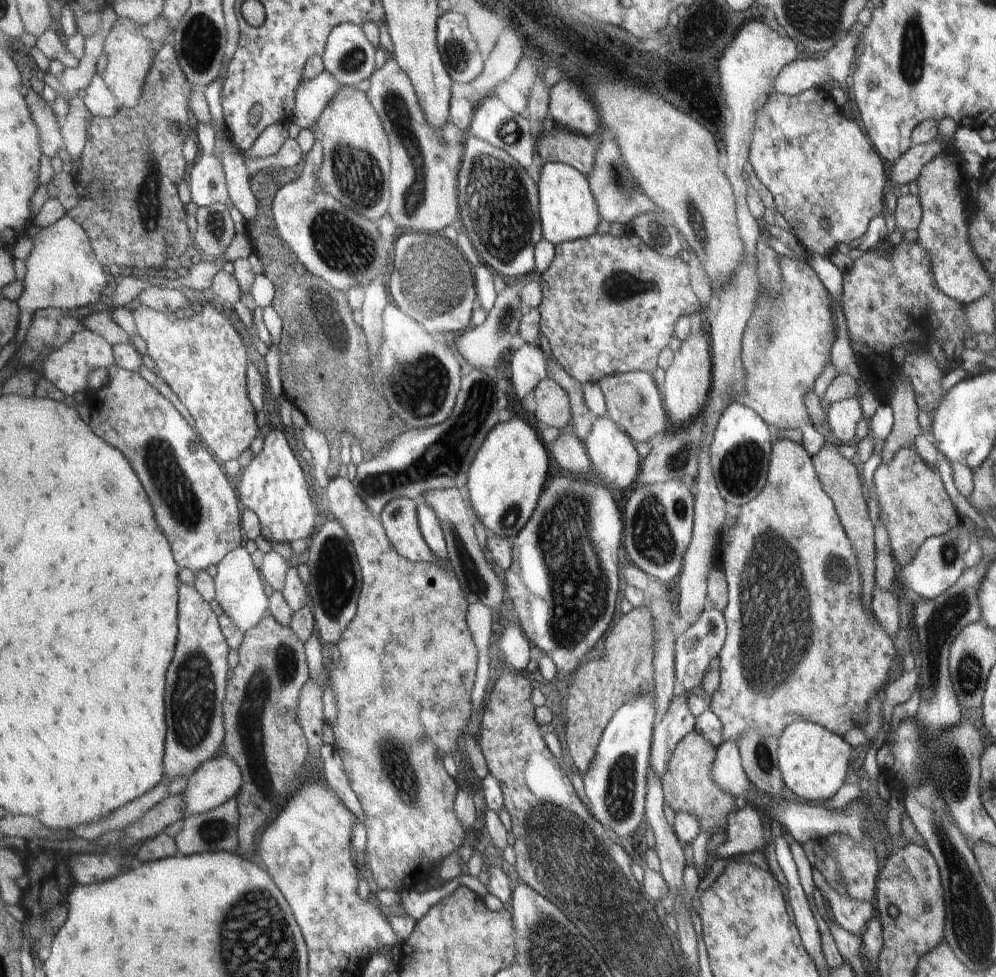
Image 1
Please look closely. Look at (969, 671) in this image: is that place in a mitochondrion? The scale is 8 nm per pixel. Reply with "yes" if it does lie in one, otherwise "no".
yes

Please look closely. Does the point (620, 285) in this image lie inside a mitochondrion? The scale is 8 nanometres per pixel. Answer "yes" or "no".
yes

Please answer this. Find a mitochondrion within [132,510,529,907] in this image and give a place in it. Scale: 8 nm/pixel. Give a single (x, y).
(256, 694)

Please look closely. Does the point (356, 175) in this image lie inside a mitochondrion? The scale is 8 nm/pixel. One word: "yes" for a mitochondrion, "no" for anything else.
yes

